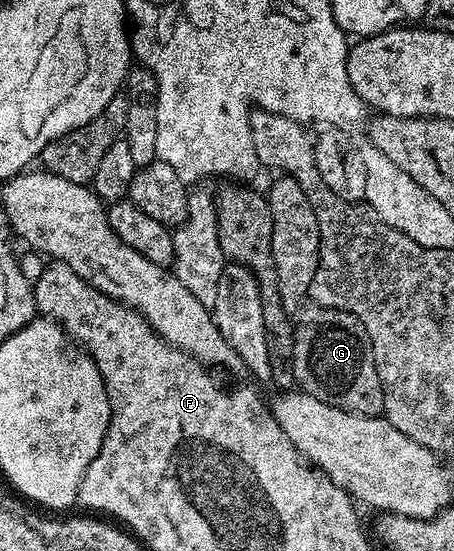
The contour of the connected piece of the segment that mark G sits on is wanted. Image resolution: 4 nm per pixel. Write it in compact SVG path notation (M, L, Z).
M320 303L304 305L293 319L293 338L291 341L290 374L295 374L298 390L317 397L329 405L354 415L383 415L383 390L373 357L371 339L365 333L365 325L350 311L338 311L323 307Z

